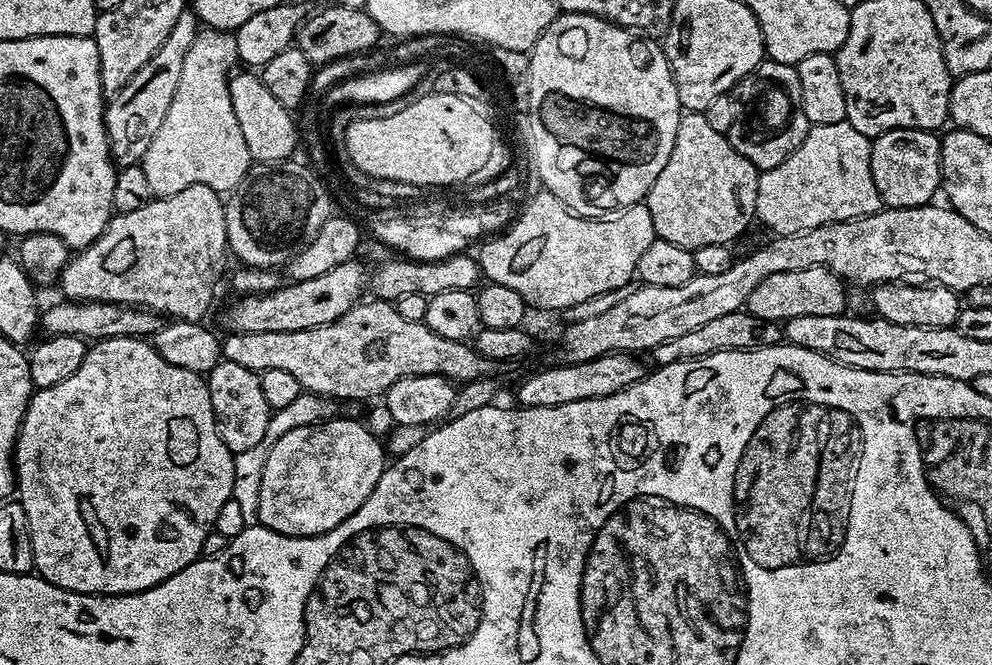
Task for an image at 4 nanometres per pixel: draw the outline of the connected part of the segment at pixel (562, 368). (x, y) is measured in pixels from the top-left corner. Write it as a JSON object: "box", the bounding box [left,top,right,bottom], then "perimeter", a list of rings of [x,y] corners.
{"box":[515,352,646,408],"perimeter":[[[611,352],[590,362],[557,363],[557,368],[548,368],[545,372],[536,372],[526,377],[516,388],[515,403],[526,408],[566,406],[566,402],[582,402],[618,394],[646,375],[646,367],[640,360],[643,359],[631,352]]]}

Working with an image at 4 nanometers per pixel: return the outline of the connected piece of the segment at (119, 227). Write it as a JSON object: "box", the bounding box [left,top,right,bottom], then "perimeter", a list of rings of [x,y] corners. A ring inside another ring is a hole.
{"box":[58,184,230,321],"perimeter":[[[195,184],[178,190],[173,196],[153,198],[138,210],[113,215],[104,233],[89,248],[77,251],[69,259],[60,275],[58,288],[64,291],[67,299],[74,301],[130,304],[133,308],[147,308],[149,312],[168,318],[203,321],[212,304],[216,283],[230,261],[224,206],[221,193],[210,186]]]}

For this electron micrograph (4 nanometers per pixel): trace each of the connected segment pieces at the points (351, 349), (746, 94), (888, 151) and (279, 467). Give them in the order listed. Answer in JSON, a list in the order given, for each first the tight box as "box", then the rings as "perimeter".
[{"box":[223,299,493,402],"perimeter":[[[368,299],[346,310],[342,318],[310,330],[225,335],[223,359],[259,373],[287,370],[298,378],[301,389],[340,402],[383,397],[398,378],[434,374],[461,386],[492,372],[493,361],[484,359],[471,343],[442,338],[442,334],[434,334],[423,322],[406,322],[395,303]]]},{"box":[727,59,809,170],"perimeter":[[[765,59],[732,88],[734,122],[727,138],[730,146],[758,170],[778,166],[806,138],[809,130],[806,110],[802,110],[802,86],[795,67]]]},{"box":[870,128,942,208],"perimeter":[[[895,128],[883,132],[871,141],[870,174],[874,178],[874,186],[878,190],[881,201],[889,208],[917,208],[923,204],[933,203],[935,192],[942,188],[940,175],[940,141],[935,131],[927,132],[921,128]]]},{"box":[258,418,386,536],"perimeter":[[[341,418],[325,419],[321,423],[298,426],[297,429],[290,430],[278,438],[274,450],[270,450],[270,458],[266,458],[266,466],[262,472],[262,490],[258,494],[258,514],[260,515],[259,523],[268,528],[271,532],[277,532],[283,536],[323,536],[331,528],[337,528],[350,514],[354,514],[370,498],[374,486],[378,486],[378,478],[382,478],[386,467],[386,448],[370,429],[364,424],[359,424],[356,420],[340,420]]]}]

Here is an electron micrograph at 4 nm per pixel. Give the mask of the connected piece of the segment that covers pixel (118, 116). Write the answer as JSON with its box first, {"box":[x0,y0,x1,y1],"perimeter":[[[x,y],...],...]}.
{"box":[104,9,200,167],"perimeter":[[[185,9],[175,20],[170,34],[163,40],[162,46],[145,62],[139,71],[120,88],[107,103],[104,113],[104,125],[107,126],[109,144],[113,159],[124,167],[141,161],[150,142],[165,121],[166,111],[170,108],[178,82],[181,81],[182,67],[190,46],[200,28],[195,11]]]}

